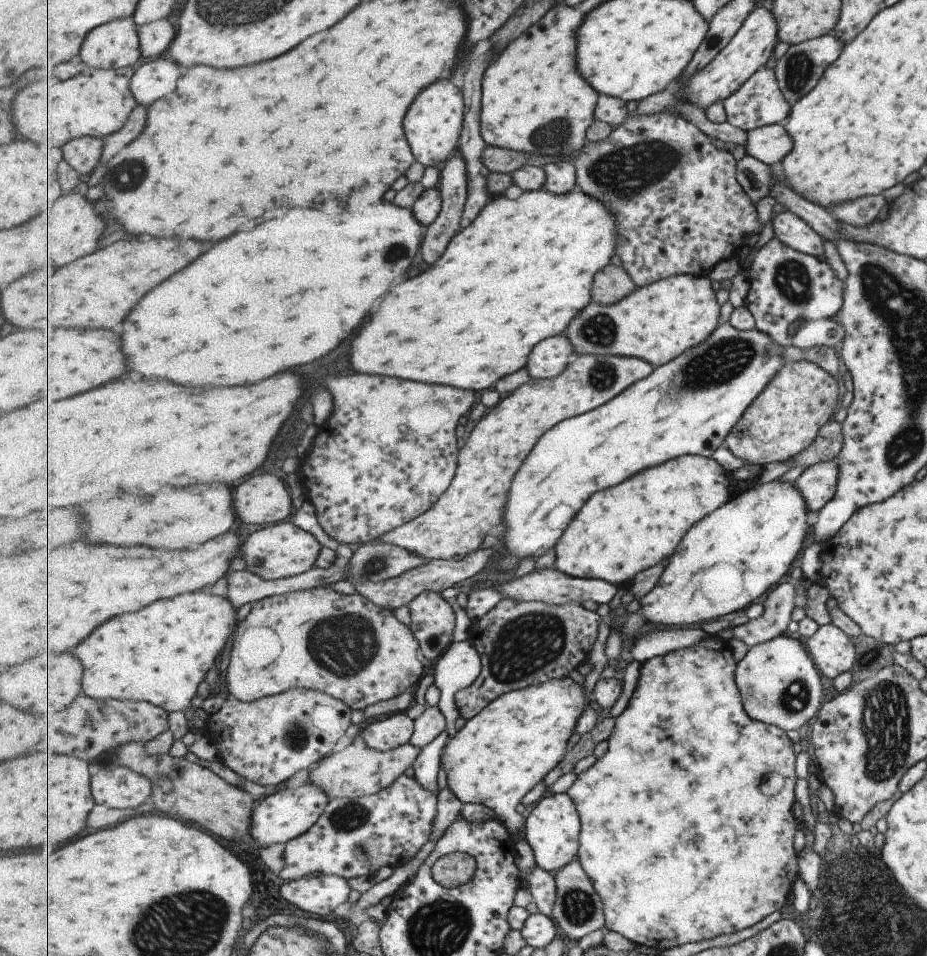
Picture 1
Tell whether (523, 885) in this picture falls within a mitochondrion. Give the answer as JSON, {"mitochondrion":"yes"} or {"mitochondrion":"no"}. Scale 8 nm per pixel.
{"mitochondrion":"no"}

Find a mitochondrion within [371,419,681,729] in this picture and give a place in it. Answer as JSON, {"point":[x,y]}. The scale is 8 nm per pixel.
{"point":[526,645]}

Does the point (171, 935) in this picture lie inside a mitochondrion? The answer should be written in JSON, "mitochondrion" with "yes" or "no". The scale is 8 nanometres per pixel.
{"mitochondrion":"yes"}

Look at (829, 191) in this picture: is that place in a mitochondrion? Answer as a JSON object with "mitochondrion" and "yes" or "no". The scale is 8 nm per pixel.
{"mitochondrion":"no"}

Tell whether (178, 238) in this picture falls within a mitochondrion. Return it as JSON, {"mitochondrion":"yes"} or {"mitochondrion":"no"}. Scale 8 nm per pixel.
{"mitochondrion":"no"}

